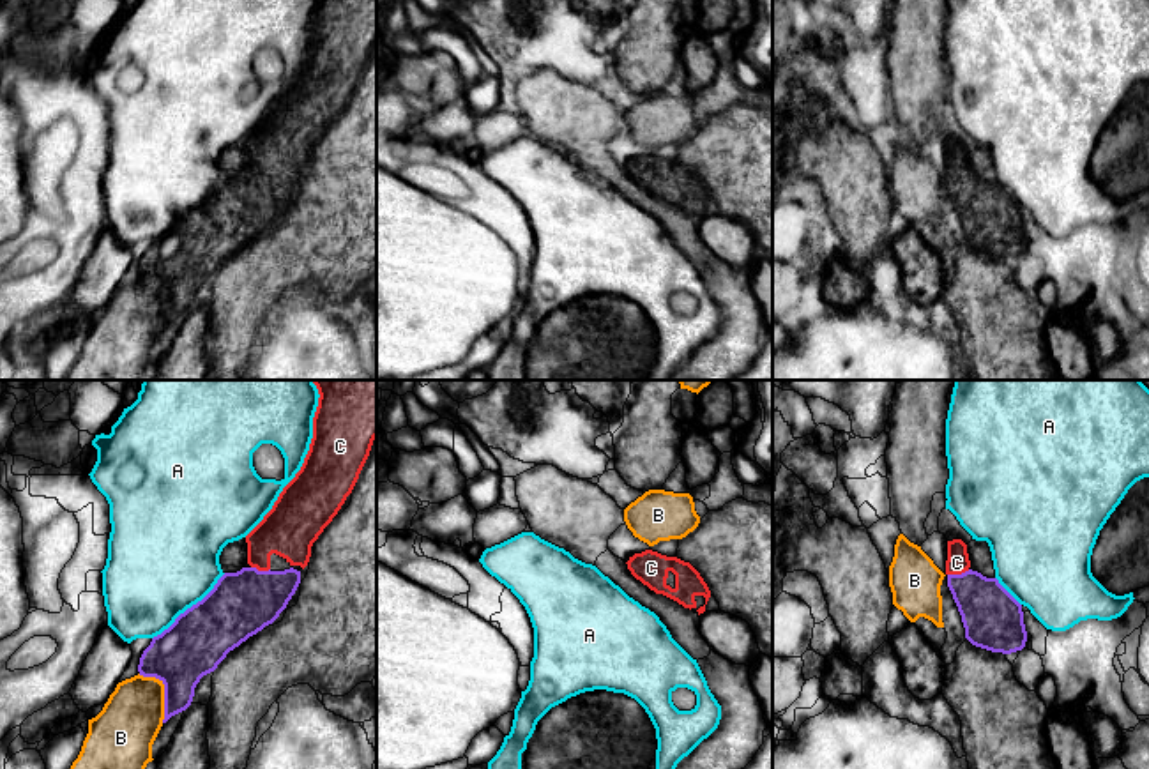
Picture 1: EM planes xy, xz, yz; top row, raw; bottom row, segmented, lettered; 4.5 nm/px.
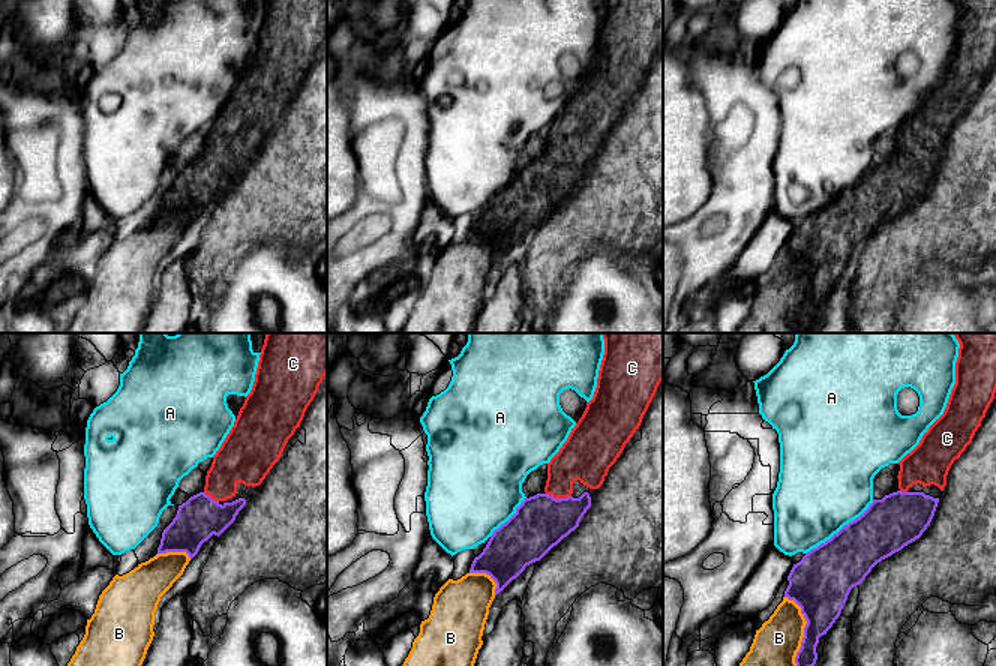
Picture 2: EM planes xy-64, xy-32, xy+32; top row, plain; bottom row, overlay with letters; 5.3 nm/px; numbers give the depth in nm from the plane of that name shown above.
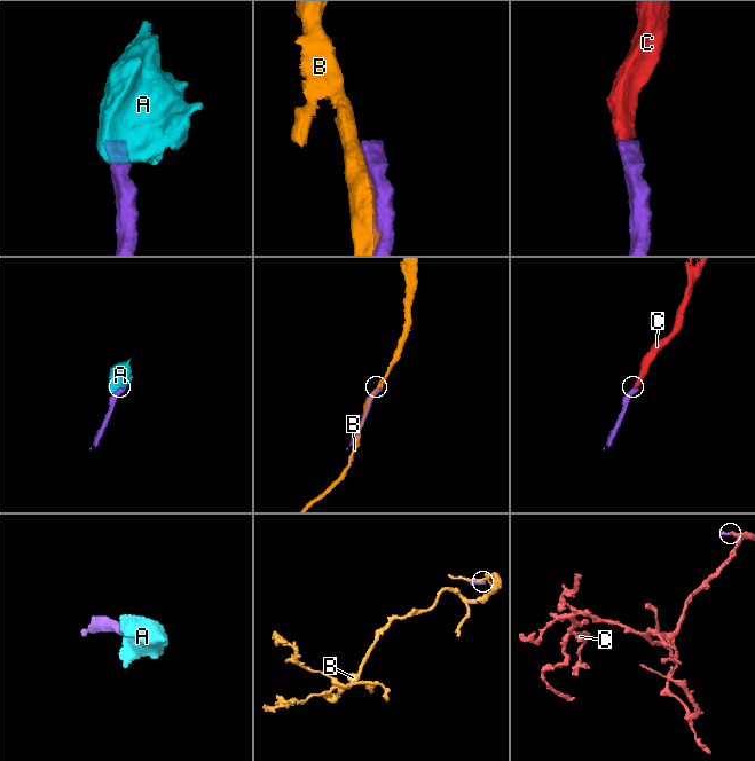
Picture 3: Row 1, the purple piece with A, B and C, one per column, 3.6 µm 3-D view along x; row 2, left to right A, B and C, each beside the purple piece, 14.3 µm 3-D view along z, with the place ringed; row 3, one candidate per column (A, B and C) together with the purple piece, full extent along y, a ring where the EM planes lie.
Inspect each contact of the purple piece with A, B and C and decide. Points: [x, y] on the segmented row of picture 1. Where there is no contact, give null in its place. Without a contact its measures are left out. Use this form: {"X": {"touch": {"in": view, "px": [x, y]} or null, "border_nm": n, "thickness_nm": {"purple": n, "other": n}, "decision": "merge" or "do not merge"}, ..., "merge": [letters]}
{"A": {"touch": {"in": "xy", "px": [191, 607]}, "border_nm": 440, "thickness_nm": {"purple": 300, "other": 500}, "decision": "do not merge"}, "B": {"touch": {"in": "xy", "px": [165, 692]}, "border_nm": 260, "thickness_nm": {"purple": 280, "other": 280}, "decision": "do not merge"}, "C": {"touch": {"in": "yz", "px": [958, 575]}, "border_nm": 110, "thickness_nm": {"purple": 280, "other": 100}, "decision": "merge"}, "merge": ["C"]}

